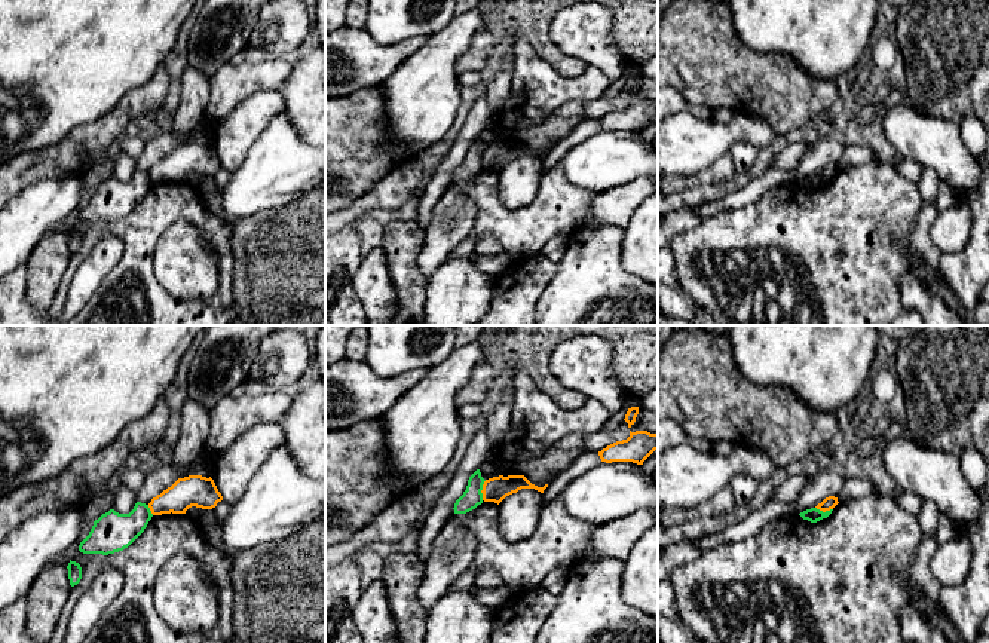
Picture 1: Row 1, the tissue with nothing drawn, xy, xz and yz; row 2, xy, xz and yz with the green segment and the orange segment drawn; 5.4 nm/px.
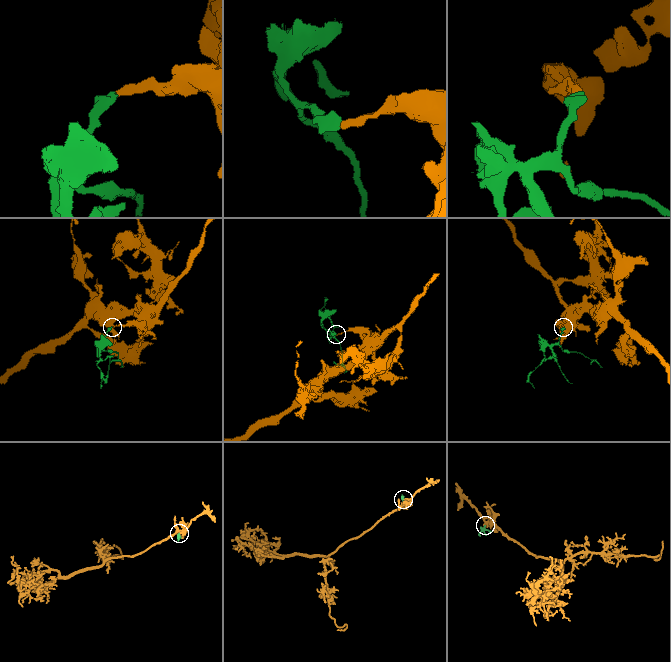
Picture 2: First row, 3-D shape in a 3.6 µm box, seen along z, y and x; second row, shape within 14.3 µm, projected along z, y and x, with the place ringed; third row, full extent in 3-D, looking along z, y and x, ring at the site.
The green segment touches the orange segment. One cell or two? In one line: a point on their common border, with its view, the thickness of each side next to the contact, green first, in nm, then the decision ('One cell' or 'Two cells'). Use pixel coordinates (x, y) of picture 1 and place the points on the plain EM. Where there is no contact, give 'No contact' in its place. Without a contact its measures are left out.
Touches green at xz (481, 156). Thickness 110 nm (green) against 140 nm. Two cells

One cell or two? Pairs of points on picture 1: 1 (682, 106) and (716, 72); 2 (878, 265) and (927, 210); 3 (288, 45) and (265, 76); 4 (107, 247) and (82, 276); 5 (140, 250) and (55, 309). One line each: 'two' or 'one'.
1: two
2: two
3: two
4: one
5: one

